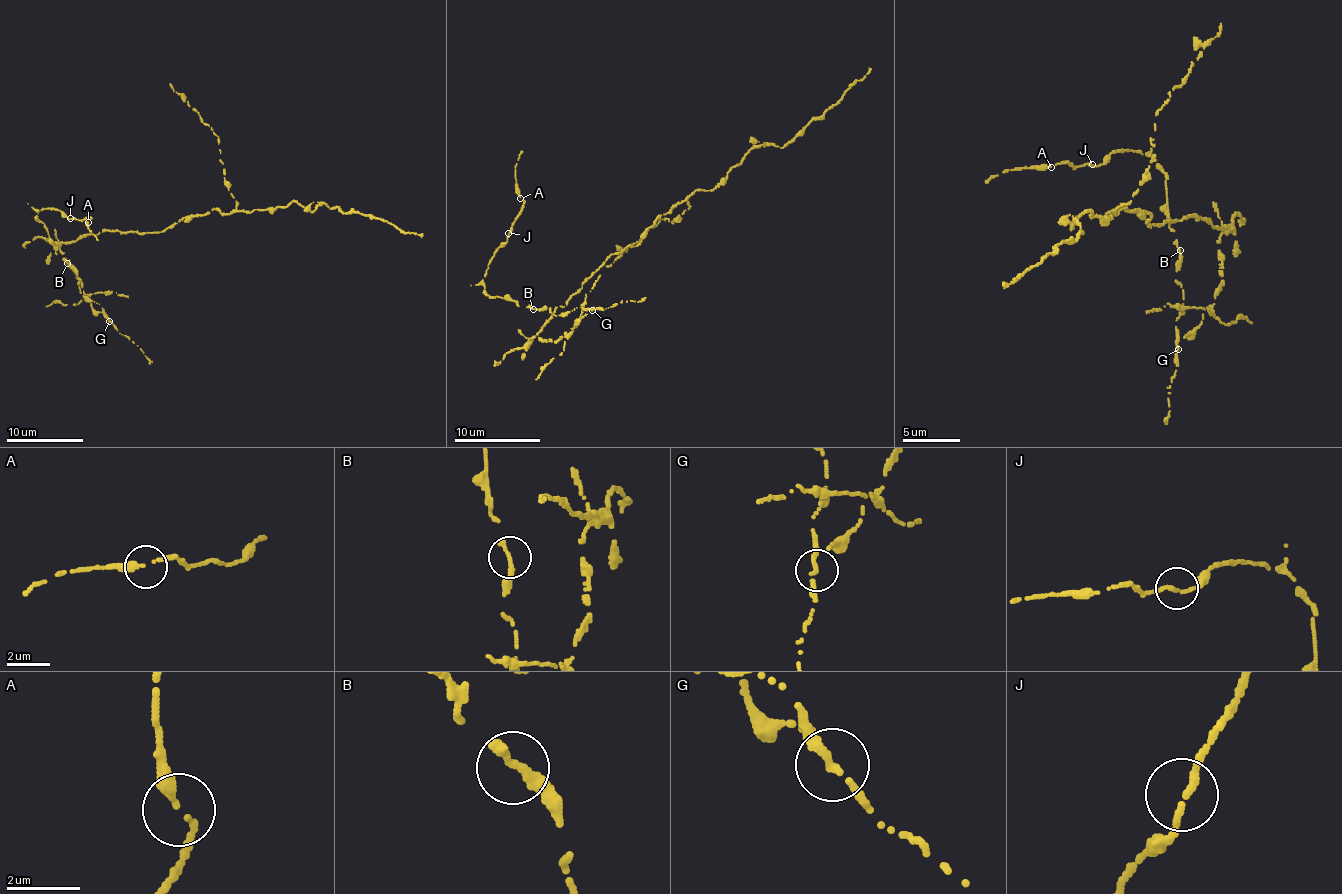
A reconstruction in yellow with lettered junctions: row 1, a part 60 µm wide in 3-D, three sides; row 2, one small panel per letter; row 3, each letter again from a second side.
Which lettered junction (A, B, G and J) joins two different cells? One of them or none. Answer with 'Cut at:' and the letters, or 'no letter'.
Cut at: G

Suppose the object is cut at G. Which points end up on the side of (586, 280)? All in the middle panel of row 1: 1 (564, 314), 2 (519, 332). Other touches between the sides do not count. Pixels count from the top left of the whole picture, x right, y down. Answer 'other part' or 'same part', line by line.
1: other part
2: same part

